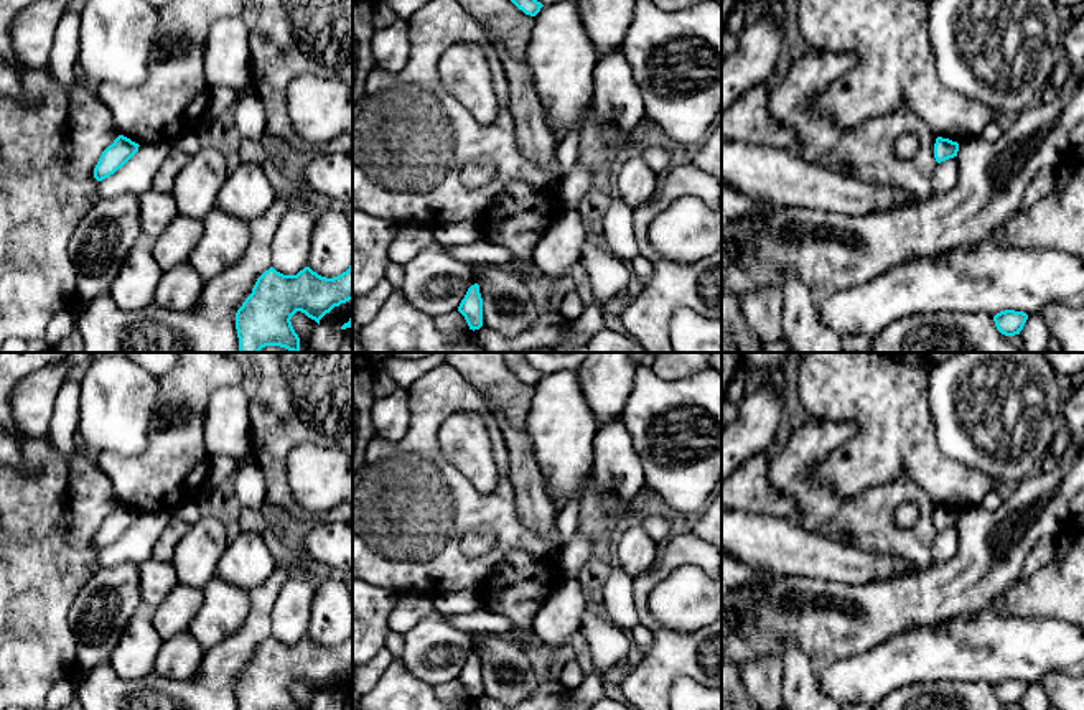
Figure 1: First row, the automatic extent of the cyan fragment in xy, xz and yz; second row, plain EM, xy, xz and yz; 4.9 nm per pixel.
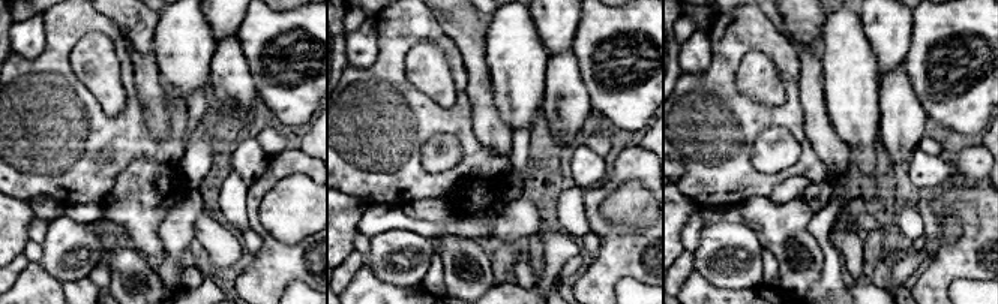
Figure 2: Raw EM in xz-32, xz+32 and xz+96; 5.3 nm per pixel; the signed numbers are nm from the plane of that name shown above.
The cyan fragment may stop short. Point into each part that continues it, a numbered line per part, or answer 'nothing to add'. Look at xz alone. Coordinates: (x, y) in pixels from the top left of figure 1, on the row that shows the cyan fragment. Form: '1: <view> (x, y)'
nothing to add

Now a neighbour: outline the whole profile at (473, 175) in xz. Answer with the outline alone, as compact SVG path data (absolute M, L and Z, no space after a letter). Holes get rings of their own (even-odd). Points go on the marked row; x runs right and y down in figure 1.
M484 158L479 163L468 163L460 173L460 178L468 188L479 188L491 181L494 176L494 165Z

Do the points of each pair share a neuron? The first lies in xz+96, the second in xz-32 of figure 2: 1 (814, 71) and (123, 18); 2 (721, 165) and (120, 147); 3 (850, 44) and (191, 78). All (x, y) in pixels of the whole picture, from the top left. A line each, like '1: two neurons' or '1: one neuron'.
1: one neuron
2: one neuron
3: one neuron

